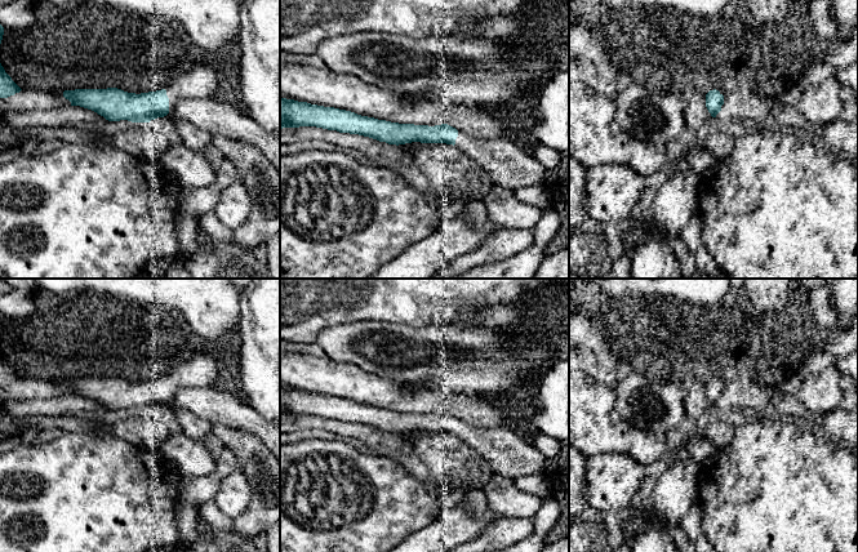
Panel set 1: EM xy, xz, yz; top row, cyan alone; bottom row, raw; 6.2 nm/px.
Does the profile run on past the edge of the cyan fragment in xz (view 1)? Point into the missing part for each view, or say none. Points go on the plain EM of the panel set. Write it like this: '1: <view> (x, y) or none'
1: xz (508, 455)

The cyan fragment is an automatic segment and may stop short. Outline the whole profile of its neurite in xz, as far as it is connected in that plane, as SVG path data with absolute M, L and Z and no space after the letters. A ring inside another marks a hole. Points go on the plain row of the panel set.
M280 387L280 418L299 415L359 423L396 435L412 431L453 433L483 457L494 475L508 480L542 473L547 459L534 445L526 444L506 426L475 427L448 413L399 413L334 396Z

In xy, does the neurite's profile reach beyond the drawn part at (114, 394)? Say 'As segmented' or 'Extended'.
Extended

